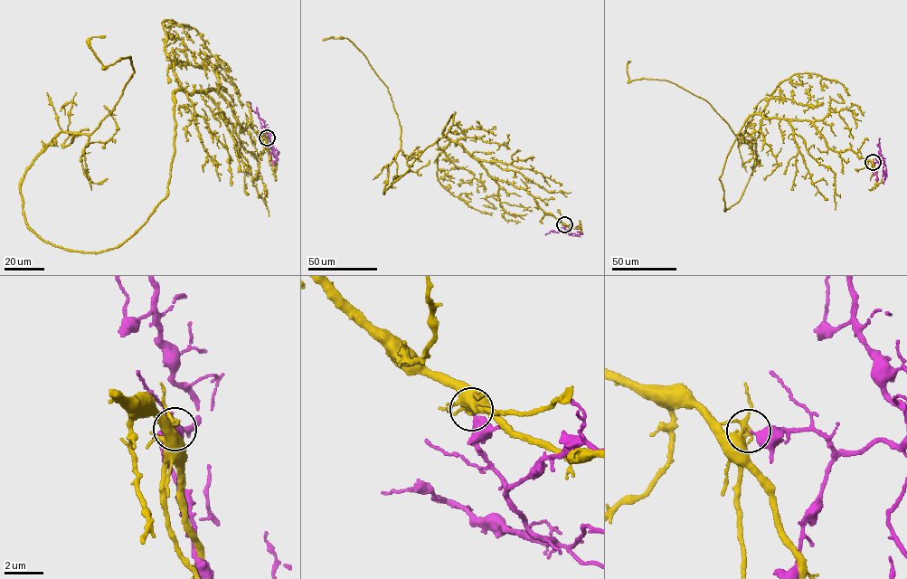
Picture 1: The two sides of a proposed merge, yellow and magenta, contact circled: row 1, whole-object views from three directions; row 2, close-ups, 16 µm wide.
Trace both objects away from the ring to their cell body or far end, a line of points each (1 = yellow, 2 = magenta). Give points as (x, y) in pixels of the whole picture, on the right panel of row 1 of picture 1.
1: (873, 162), (809, 121), (753, 114), (719, 178), (724, 211), (755, 142), (677, 85), (628, 81), (630, 61)
2: (873, 162), (883, 162), (877, 144), (879, 138)

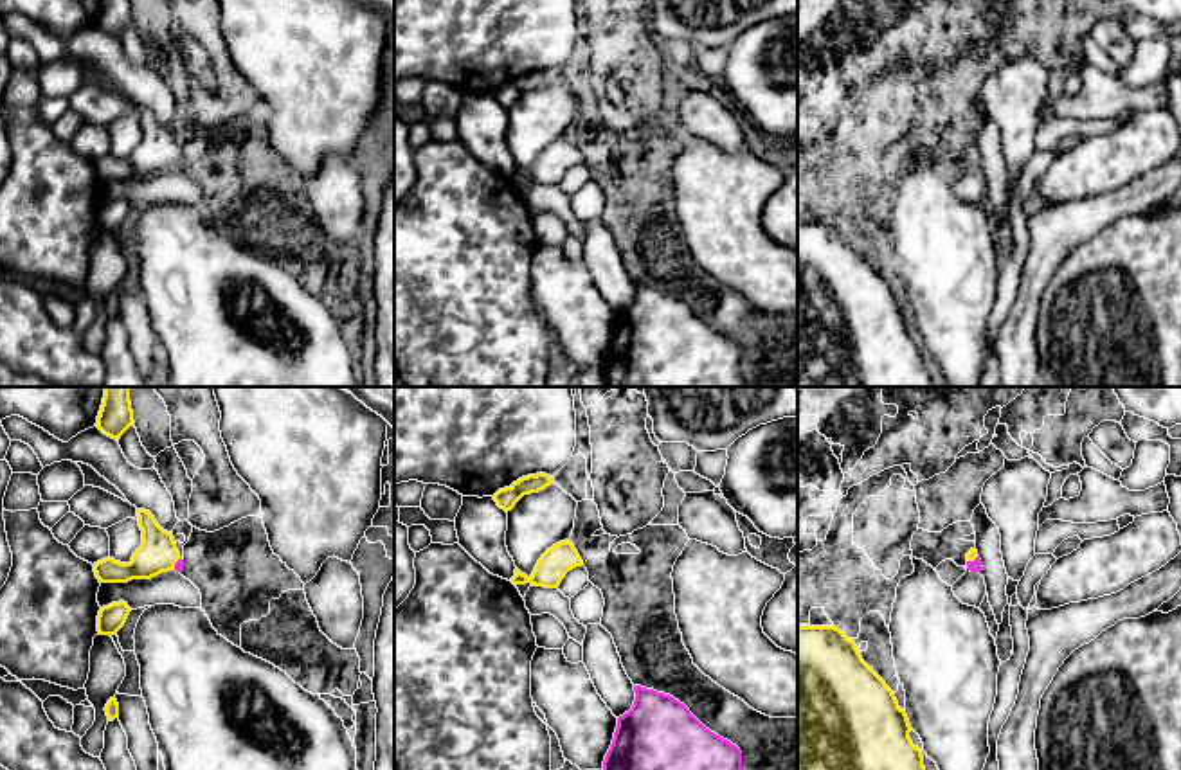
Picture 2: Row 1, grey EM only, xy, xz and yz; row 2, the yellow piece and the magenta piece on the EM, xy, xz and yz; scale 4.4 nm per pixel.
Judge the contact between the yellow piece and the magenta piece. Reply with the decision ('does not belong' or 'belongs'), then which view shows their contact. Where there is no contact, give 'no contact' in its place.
does not belong | xy

